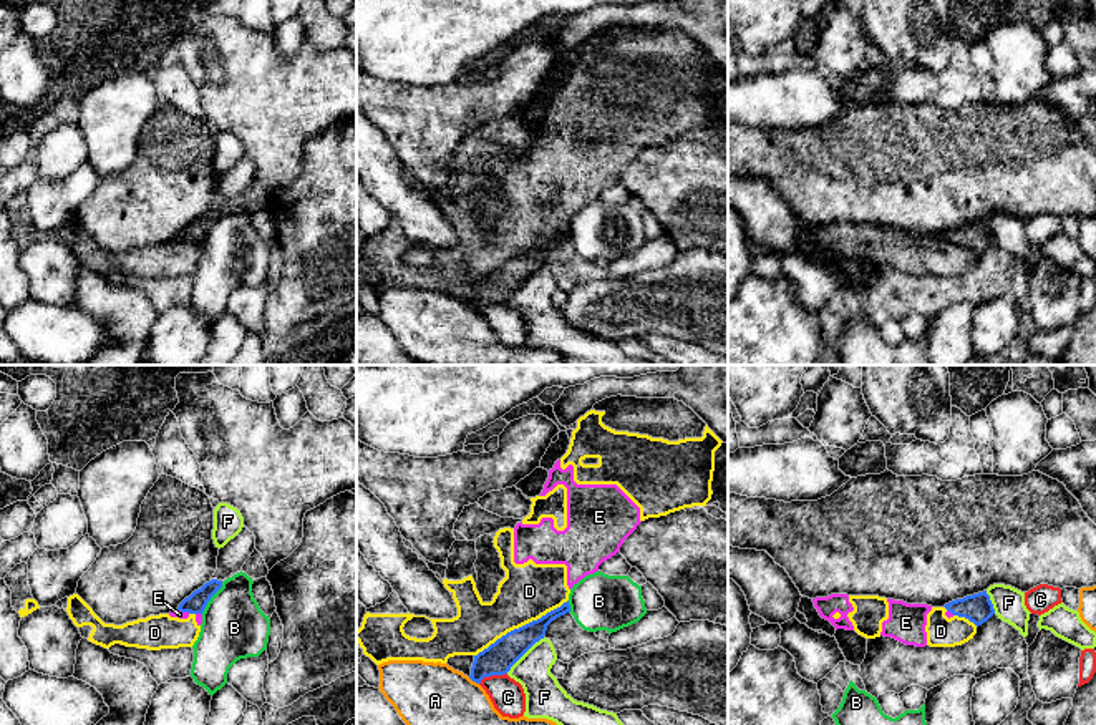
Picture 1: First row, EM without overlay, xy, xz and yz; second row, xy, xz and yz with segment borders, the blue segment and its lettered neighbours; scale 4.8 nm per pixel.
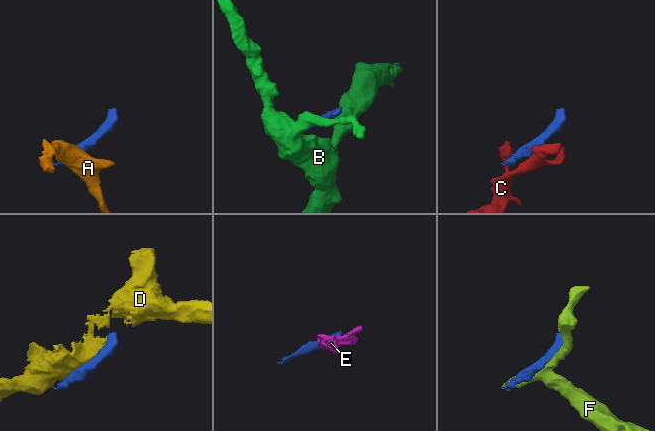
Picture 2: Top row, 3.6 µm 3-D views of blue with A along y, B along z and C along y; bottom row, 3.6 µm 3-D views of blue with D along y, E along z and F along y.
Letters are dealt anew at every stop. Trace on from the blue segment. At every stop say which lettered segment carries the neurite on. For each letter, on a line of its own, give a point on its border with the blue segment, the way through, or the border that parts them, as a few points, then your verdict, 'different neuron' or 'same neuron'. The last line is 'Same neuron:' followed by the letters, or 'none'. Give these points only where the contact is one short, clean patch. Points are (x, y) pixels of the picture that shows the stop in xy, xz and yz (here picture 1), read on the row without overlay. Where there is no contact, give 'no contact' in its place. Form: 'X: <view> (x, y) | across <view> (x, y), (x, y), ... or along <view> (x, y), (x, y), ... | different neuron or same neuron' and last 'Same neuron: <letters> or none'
A: xz (473, 309) | different neuron
B: xy (211, 224) | along xy (223, 211), (201, 241) | different neuron
C: xz (491, 302) | along xz (506, 301), (486, 304), (480, 312) | different neuron
D: xz (523, 254) | different neuron
E: xy (184, 239) | along xy (178, 238), (189, 241) | different neuron
F: xz (524, 281) | different neuron
Same neuron: none

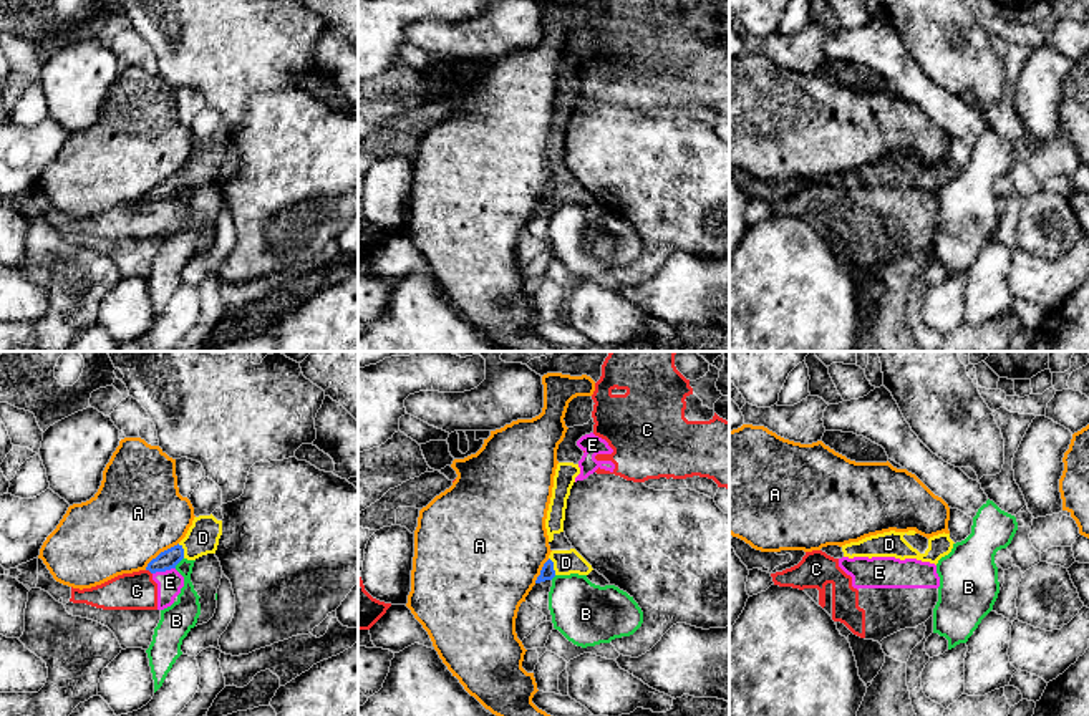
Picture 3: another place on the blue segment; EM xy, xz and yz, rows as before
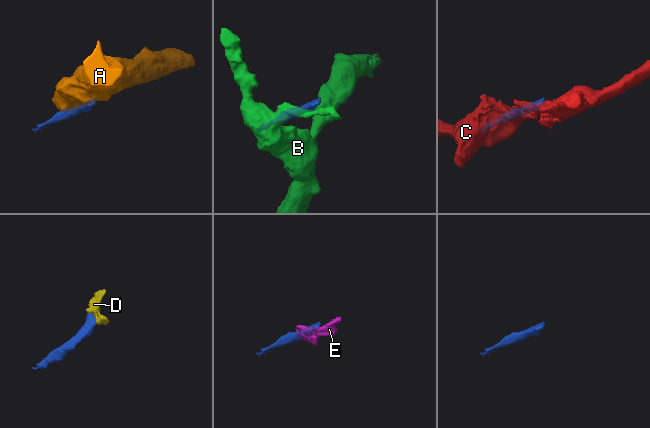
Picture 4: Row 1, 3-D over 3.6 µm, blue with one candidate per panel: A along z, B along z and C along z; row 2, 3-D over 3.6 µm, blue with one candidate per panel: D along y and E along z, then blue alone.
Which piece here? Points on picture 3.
A: xy (161, 181) | different neuron
B: xy (179, 189) | along xy (183, 186), (174, 196) | different neuron
C: xy (150, 199) | different neuron
D: xz (552, 194) | across xz (547, 201), (552, 194), (566, 191) | same neuron
E: xy (163, 199) | along xy (174, 196), (153, 203) | different neuron
Same neuron: D

